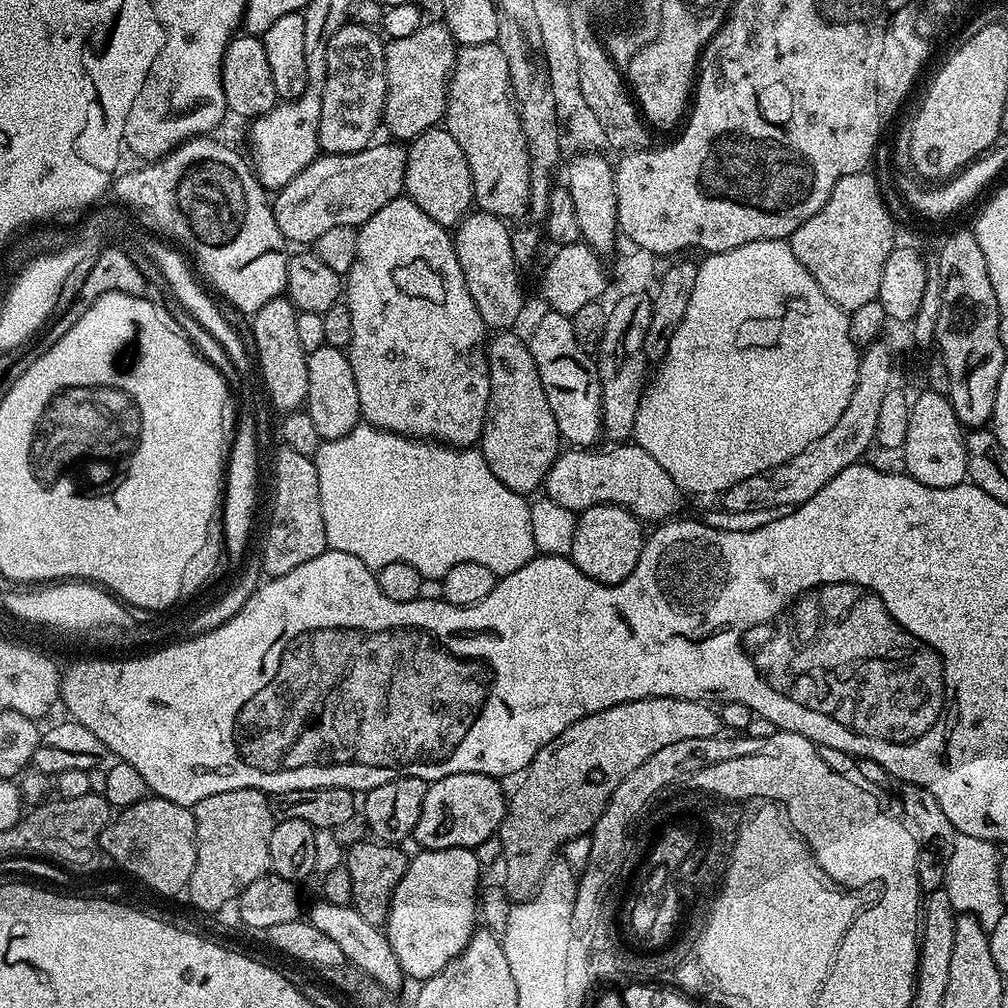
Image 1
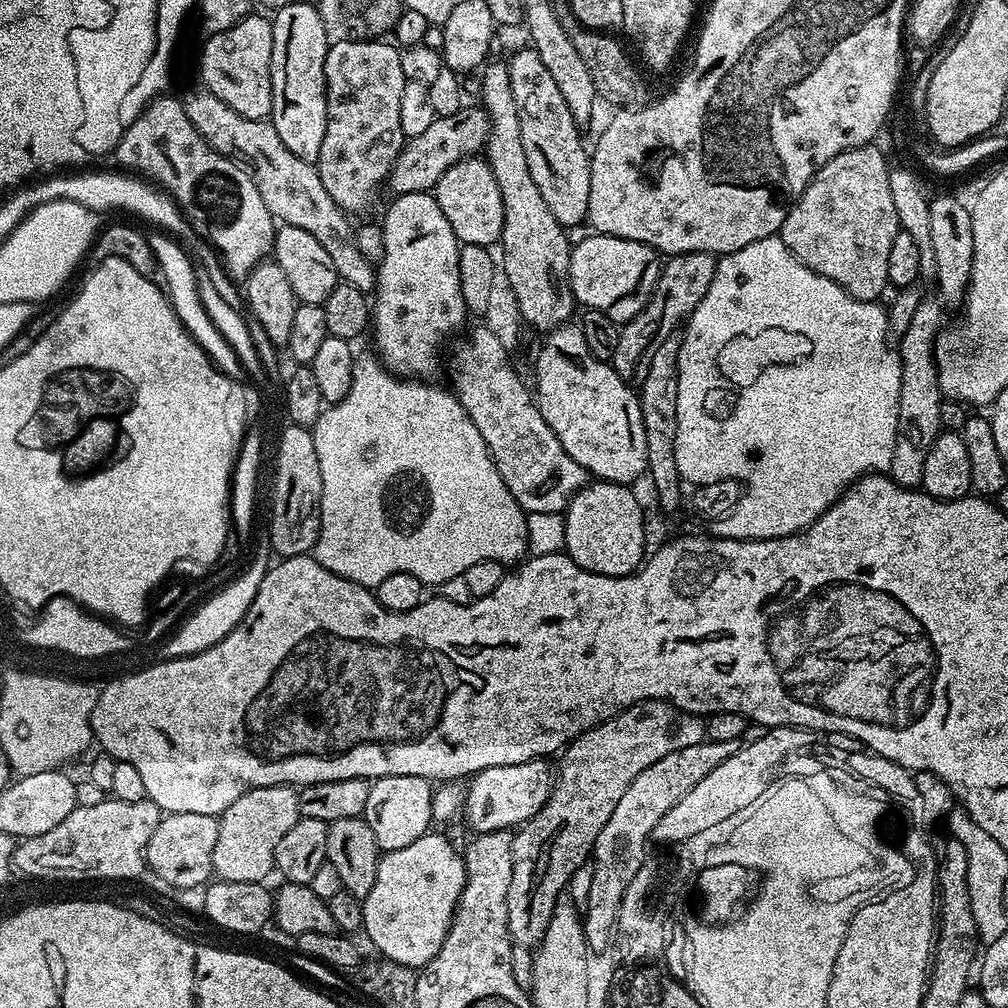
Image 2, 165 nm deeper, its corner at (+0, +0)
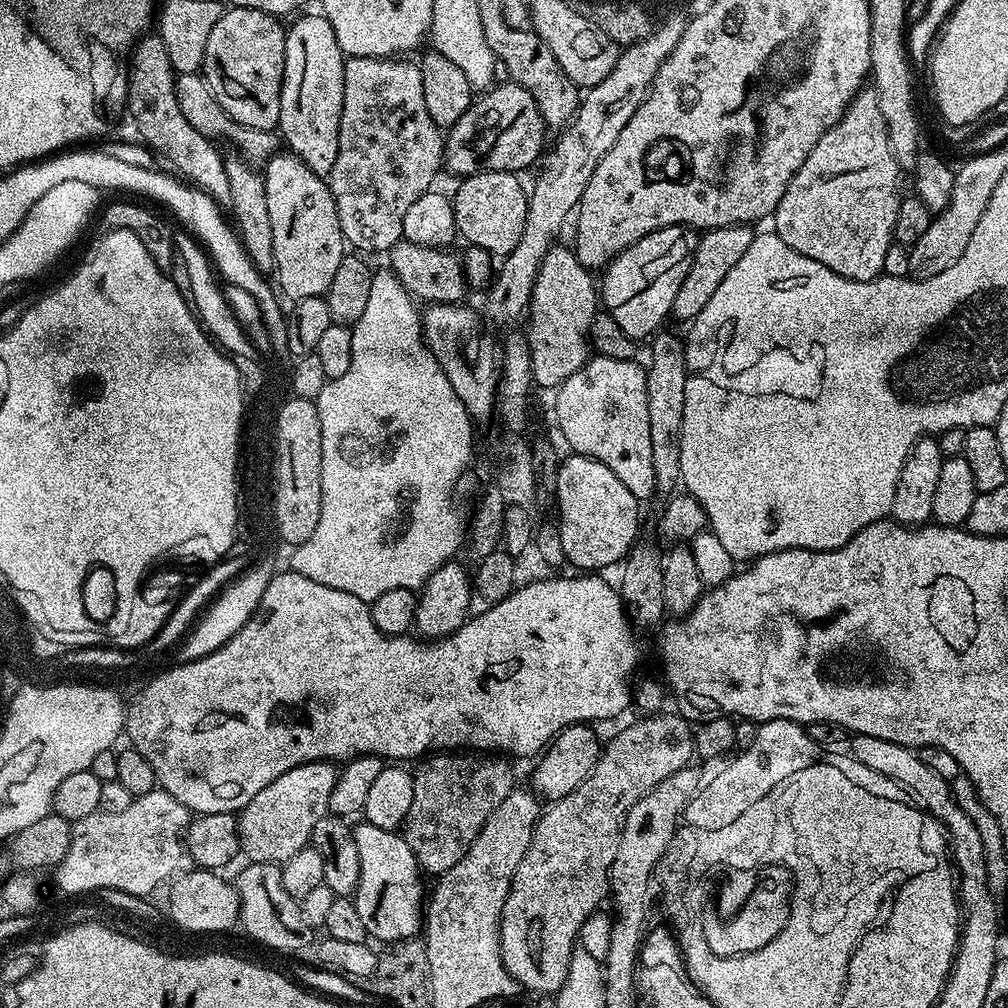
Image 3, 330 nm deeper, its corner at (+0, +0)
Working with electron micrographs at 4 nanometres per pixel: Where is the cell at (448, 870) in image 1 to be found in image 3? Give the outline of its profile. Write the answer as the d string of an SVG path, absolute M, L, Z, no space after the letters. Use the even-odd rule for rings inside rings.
M367 822L357 823L352 833L358 846L360 867L354 899L362 926L366 926L373 941L409 940L421 931L422 905L426 900L426 888L424 892L420 885L422 869L416 863L410 846L399 831L382 830Z

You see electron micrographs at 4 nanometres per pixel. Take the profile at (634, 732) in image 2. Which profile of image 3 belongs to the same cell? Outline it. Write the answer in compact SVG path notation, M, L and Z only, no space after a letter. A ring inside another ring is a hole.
M668 710L661 711L659 714L648 714L640 719L644 720L636 720L633 724L626 725L609 744L607 741L601 747L600 757L594 766L594 770L573 792L566 794L566 798L551 801L541 811L540 820L536 823L536 829L530 838L530 846L526 846L526 854L522 854L522 862L518 862L518 870L516 871L515 878L512 880L510 894L506 894L506 902L502 906L502 914L500 915L500 953L502 953L502 962L506 966L508 973L520 983L521 988L527 990L529 993L555 994L560 991L560 987L566 982L566 974L570 970L572 950L577 947L582 922L603 905L600 904L603 900L605 903L609 899L608 875L612 869L614 854L618 854L618 846L616 843L620 841L620 828L624 825L626 814L632 809L634 802L638 802L638 798L642 798L650 790L654 790L654 786L658 786L658 782L670 778L670 774L678 774L678 770L687 768L693 763L694 749L692 746L692 733L694 728L691 723L679 714L673 714L671 716Z

